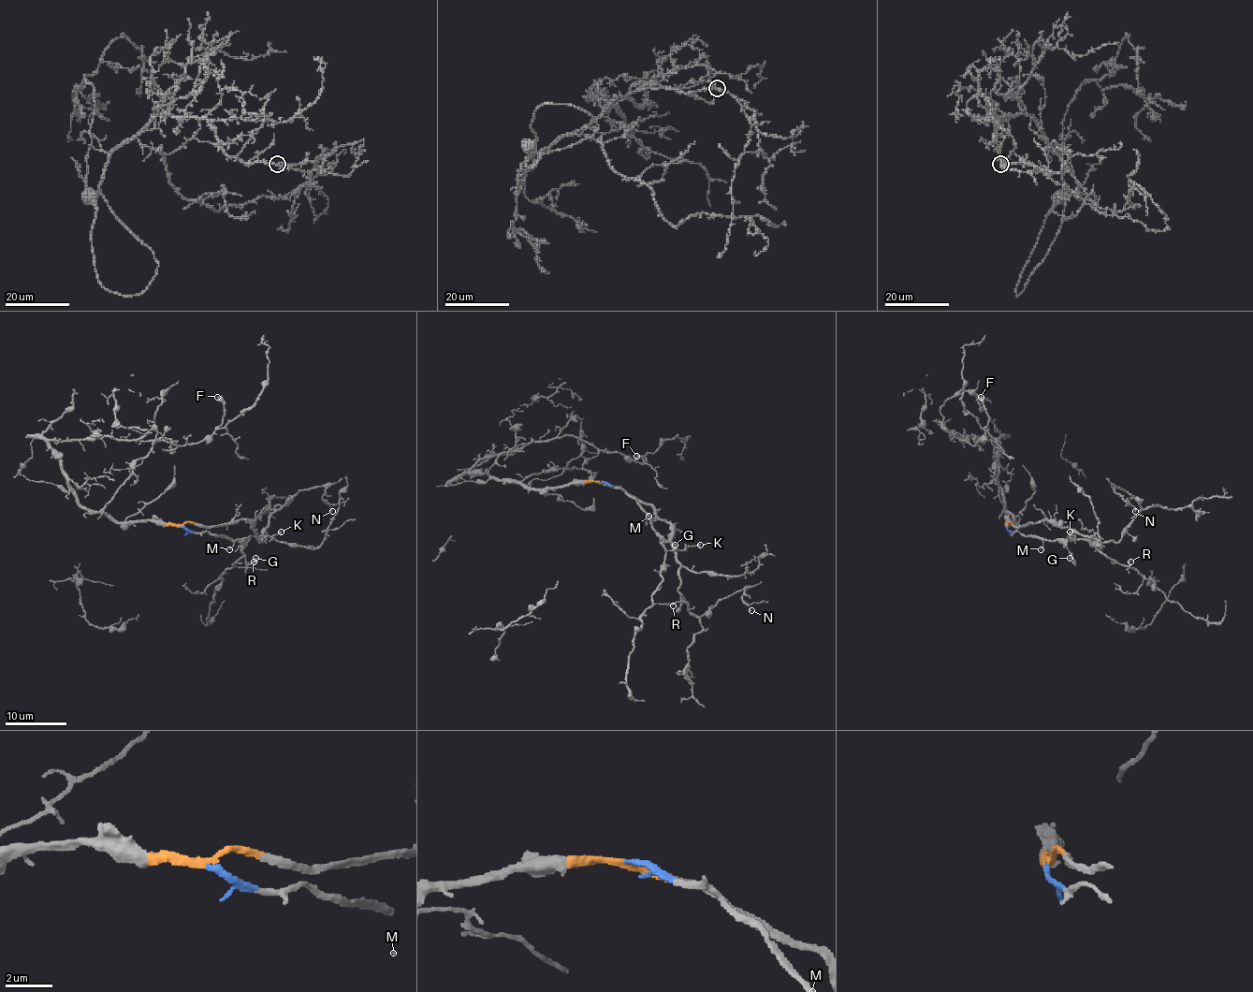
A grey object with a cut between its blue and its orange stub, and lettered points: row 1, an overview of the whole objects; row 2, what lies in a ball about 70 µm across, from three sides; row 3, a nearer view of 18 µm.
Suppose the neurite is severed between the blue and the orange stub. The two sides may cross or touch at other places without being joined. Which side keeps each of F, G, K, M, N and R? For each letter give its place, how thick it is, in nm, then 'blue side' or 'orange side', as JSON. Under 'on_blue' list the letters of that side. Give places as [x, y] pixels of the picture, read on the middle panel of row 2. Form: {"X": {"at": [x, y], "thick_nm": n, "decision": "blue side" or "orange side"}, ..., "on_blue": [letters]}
{"F": {"at": [636, 456], "thick_nm": 360, "decision": "orange side"}, "G": {"at": [675, 545], "thick_nm": 140, "decision": "blue side"}, "K": {"at": [700, 545], "thick_nm": 200, "decision": "blue side"}, "M": {"at": [648, 516], "thick_nm": 100, "decision": "blue side"}, "N": {"at": [751, 610], "thick_nm": 100, "decision": "orange side"}, "R": {"at": [673, 605], "thick_nm": 130, "decision": "blue side"}, "on_blue": ["G", "K", "M", "R"]}

